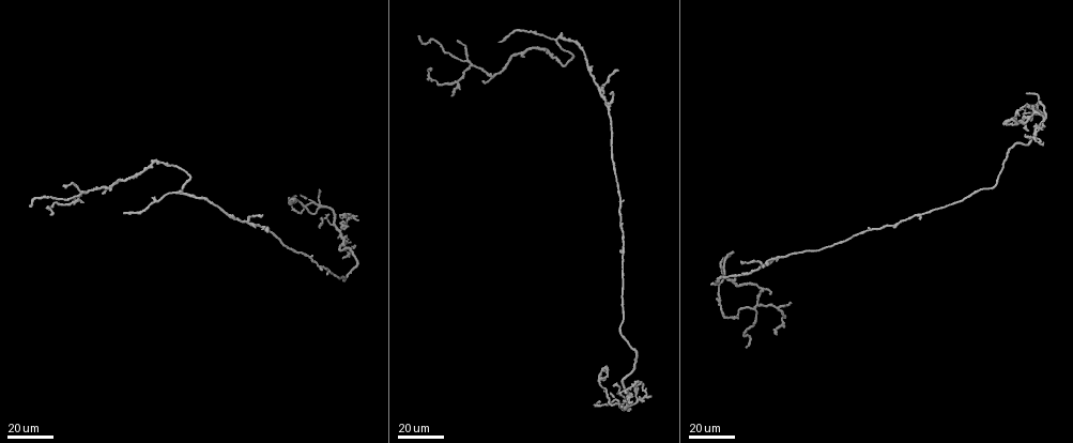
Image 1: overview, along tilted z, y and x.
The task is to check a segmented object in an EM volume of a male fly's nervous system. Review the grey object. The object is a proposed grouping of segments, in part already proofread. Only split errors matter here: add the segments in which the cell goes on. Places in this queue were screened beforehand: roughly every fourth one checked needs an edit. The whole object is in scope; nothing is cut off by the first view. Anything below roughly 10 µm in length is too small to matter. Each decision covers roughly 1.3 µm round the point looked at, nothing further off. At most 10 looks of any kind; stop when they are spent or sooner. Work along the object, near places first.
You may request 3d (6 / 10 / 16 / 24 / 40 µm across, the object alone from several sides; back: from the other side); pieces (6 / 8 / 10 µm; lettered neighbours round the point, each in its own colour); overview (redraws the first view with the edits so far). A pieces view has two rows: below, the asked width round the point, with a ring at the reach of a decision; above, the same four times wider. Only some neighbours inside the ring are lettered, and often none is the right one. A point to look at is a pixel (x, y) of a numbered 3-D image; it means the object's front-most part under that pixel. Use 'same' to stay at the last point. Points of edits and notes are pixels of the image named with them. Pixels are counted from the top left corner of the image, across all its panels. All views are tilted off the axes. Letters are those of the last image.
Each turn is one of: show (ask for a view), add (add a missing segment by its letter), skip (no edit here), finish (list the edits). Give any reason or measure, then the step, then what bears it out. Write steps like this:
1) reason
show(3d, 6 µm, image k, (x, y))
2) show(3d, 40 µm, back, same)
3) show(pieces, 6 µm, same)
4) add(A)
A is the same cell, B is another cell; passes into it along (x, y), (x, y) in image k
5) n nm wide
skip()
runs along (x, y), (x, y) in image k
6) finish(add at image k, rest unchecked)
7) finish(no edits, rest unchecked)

an open end
show(3d, 24 µm, image 1, (103, 195))

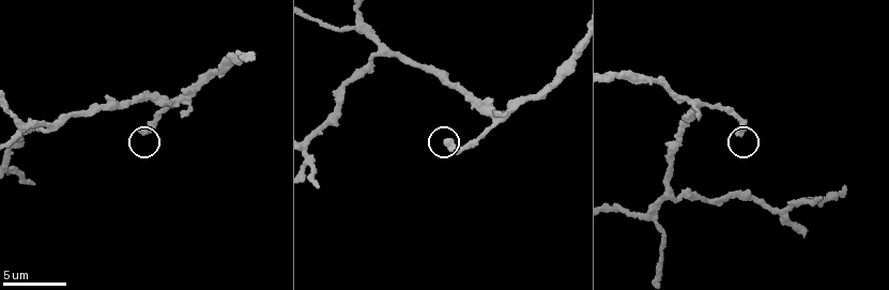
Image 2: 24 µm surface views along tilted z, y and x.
show(3d, 10 µm, image 2, (740, 135))

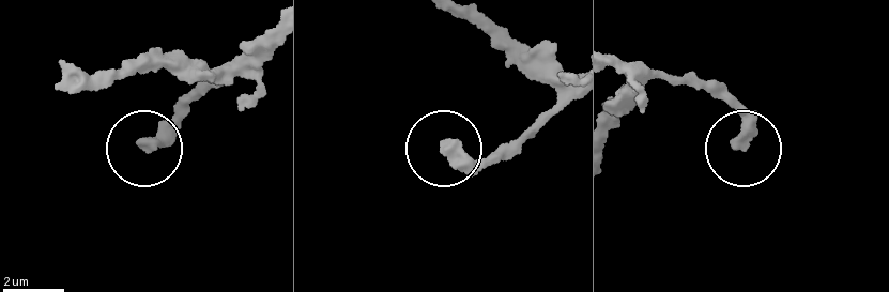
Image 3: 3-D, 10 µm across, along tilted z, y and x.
show(pieces, 8 µm, image 3, (742, 143))

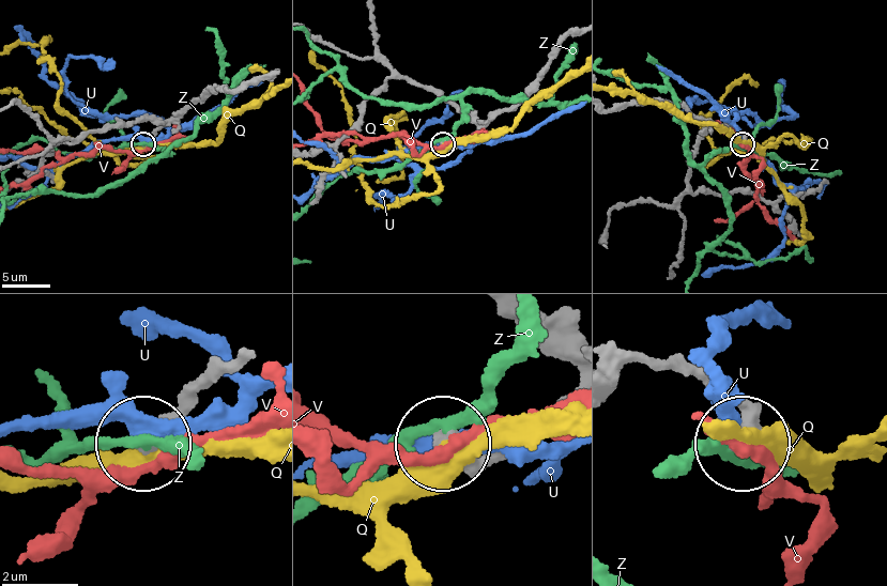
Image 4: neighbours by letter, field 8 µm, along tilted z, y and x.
350 nm wide
skip()
Q, U, V and Z are other cells; runs along (236, 358), (188, 384), (144, 441) in image 4; no lettered segment goes on from it

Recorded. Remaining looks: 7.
long arm stops here
show(3d, 40 µm, image 1, (748, 345))

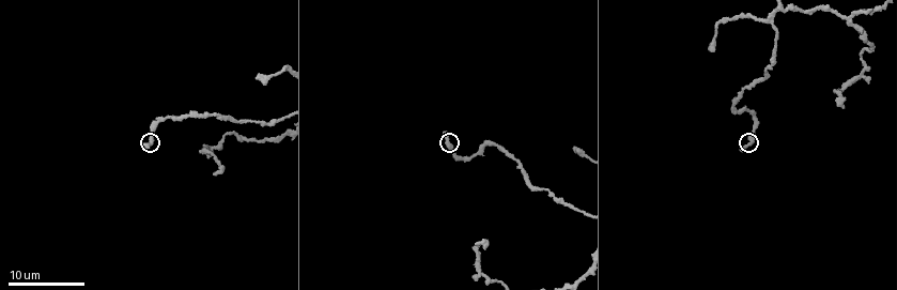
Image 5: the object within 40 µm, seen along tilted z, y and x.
show(pieces, 8 µm, image 5, (743, 149))

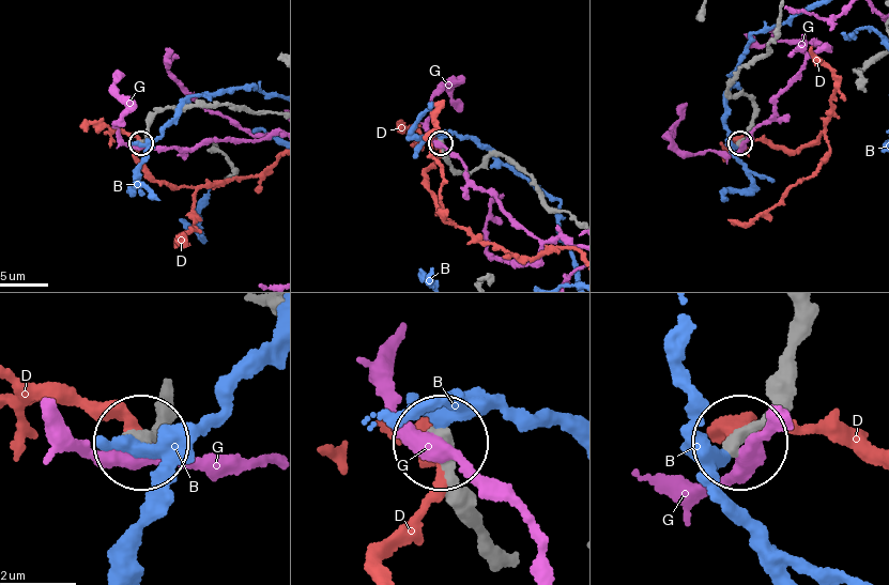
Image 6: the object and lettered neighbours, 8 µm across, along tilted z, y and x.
390 nm wide
skip()
B, D and G are other cells; runs along (253, 111), (226, 104), (167, 107), (153, 117), (141, 141) in image 6; none of them fits

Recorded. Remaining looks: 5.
end of a long branch
show(3d, 40 µm, image 1, (499, 41))

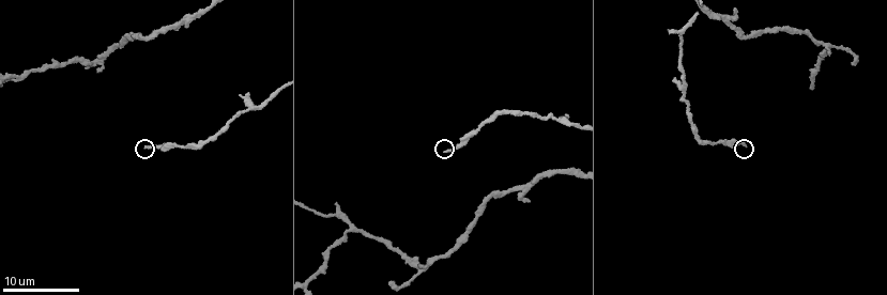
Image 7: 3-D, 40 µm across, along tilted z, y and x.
show(pieces, 8 µm, image 7, (445, 153))

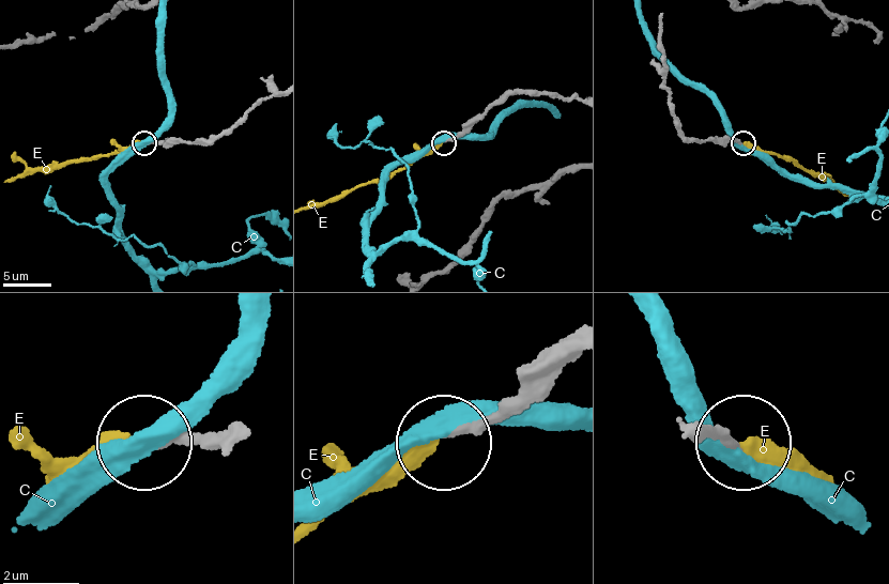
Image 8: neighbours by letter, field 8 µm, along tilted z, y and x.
add(E)
E is the same cell, C is another cell; passes into it along (216, 442), (120, 444), (54, 472) in image 8; the cell continues

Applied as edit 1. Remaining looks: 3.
show(3d, 24 µm, image 1, (451, 96))

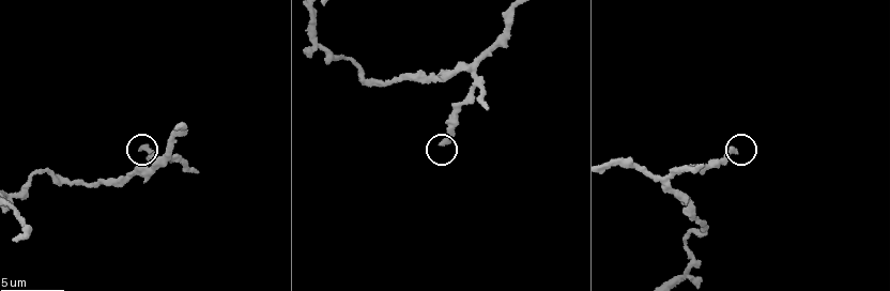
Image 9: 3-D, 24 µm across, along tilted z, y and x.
what lies round it
show(pieces, 10 µm, image 9, (733, 154))

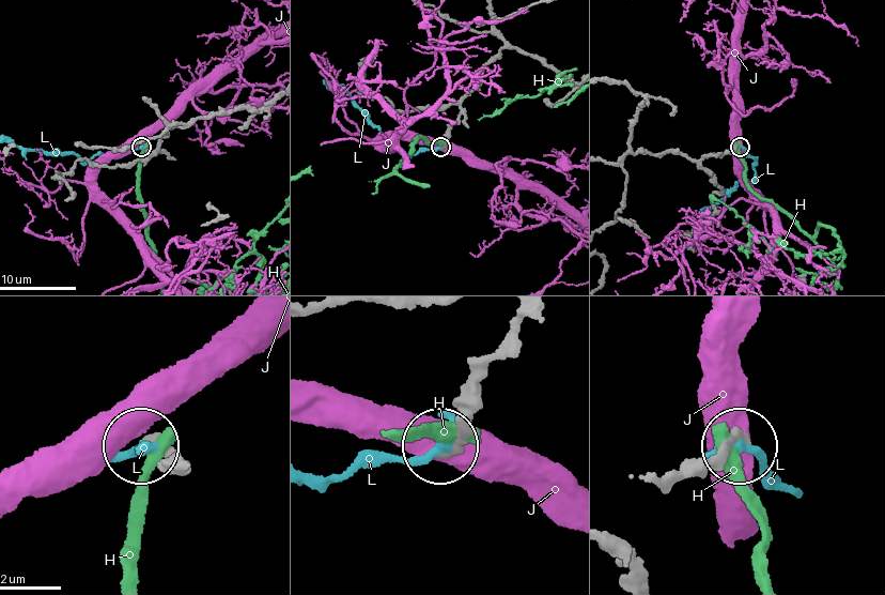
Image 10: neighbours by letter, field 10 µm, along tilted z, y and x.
skip()
H, J and L are other cells; runs along (517, 318), (462, 428), (443, 447) in image 10; no lettered segment goes on from it

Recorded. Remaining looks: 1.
finish(add at image 8, rest unchecked)

